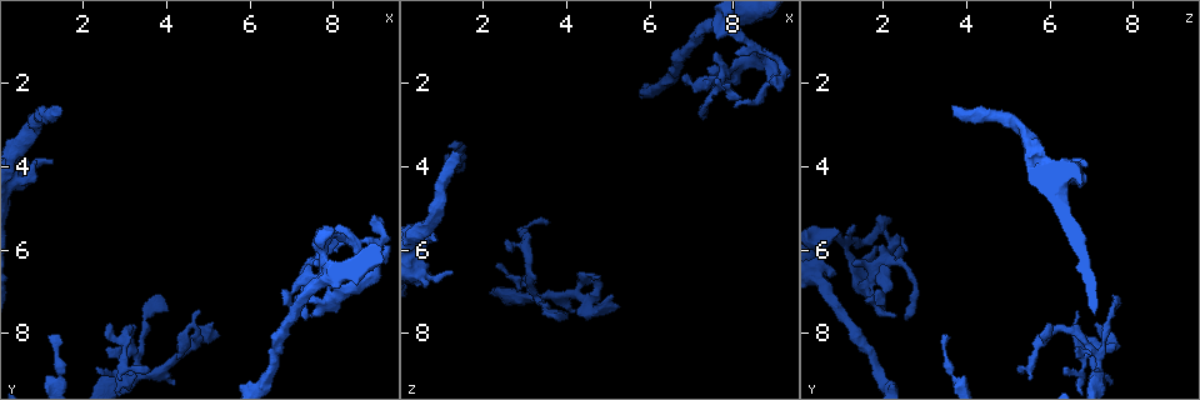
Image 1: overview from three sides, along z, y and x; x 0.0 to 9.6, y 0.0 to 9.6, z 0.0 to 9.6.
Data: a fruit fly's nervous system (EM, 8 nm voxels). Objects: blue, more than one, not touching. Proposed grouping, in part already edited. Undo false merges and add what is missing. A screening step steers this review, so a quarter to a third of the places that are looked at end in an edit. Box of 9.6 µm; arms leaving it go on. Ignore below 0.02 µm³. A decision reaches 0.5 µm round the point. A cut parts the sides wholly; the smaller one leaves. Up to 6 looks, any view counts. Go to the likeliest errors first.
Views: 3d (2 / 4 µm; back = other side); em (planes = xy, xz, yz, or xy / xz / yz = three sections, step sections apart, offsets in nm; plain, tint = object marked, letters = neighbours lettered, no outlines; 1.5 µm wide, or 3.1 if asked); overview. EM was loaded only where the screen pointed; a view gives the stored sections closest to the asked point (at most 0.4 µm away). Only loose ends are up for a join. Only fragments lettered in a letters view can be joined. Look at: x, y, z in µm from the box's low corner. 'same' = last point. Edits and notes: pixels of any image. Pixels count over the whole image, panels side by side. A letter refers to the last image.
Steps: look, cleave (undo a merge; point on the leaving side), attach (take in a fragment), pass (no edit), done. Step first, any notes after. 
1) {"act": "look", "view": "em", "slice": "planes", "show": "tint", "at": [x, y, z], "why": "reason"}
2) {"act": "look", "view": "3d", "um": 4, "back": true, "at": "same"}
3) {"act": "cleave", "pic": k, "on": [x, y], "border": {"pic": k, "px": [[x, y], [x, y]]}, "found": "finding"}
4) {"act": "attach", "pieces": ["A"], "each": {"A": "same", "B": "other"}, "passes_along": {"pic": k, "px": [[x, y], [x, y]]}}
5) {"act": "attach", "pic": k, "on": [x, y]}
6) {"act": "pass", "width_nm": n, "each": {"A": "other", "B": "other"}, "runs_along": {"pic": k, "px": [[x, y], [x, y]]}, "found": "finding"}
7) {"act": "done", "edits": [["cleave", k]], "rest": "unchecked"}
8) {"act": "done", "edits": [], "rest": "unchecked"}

{"act": "look", "view": "3d", "um": 4, "back": true, "at": [1.35, 2.60, 3.60], "why": "branch stops here"}

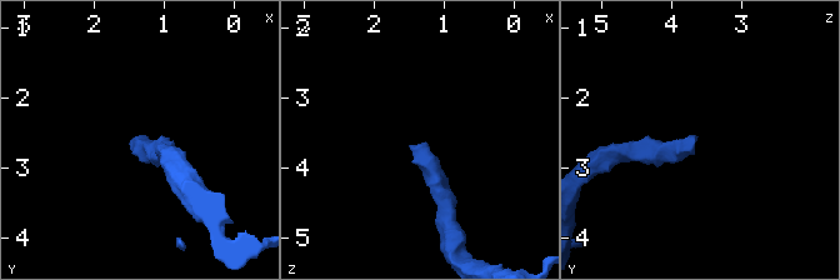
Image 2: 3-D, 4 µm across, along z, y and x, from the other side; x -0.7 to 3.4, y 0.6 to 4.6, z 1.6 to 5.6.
{"act": "look", "view": "em", "slice": "planes", "show": "letters", "at": [1.30, 2.55, 3.60]}

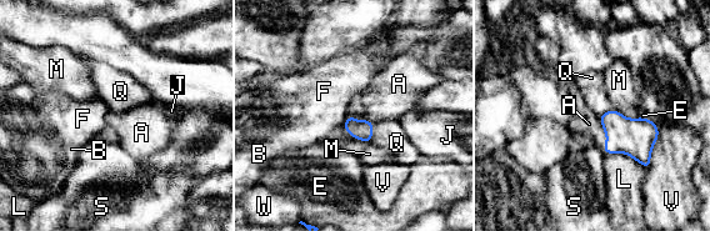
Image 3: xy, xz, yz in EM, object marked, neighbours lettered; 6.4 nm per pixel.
{"act": "attach", "pieces": ["A"], "each": {"A": "same", "B": "other", "E": "other", "F": "other", "J": "other", "L": "other", "M": "other", "Q": "other", "S": "other", "V": "other", "W": "other"}, "found": "the cell continues"}

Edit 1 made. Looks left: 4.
{"act": "look", "view": "3d", "um": 2, "at": [1.30, 3.85, 6.50], "why": "an open end"}

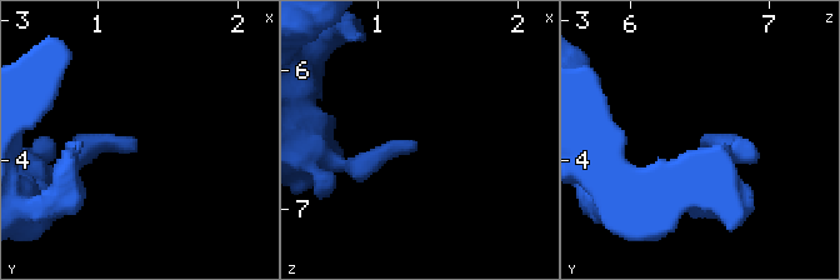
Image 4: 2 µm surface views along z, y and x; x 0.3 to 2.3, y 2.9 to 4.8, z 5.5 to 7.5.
{"act": "look", "view": "em", "slice": "planes", "show": "letters", "at": [1.28, 3.86, 6.50]}

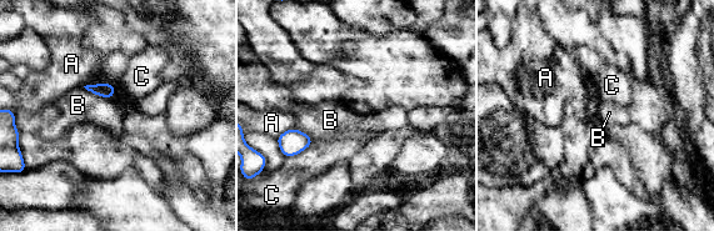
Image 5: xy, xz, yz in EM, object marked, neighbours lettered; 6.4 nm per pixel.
{"act": "pass", "each": {"A": "other", "B": "other", "C": "other"}, "border": {"pic": 5, "px": [[103, 83], [83, 86]]}, "found": "none of them fits"}

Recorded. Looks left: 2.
{"act": "done", "edits": [["attach", 3]], "rest": "unchecked"}

